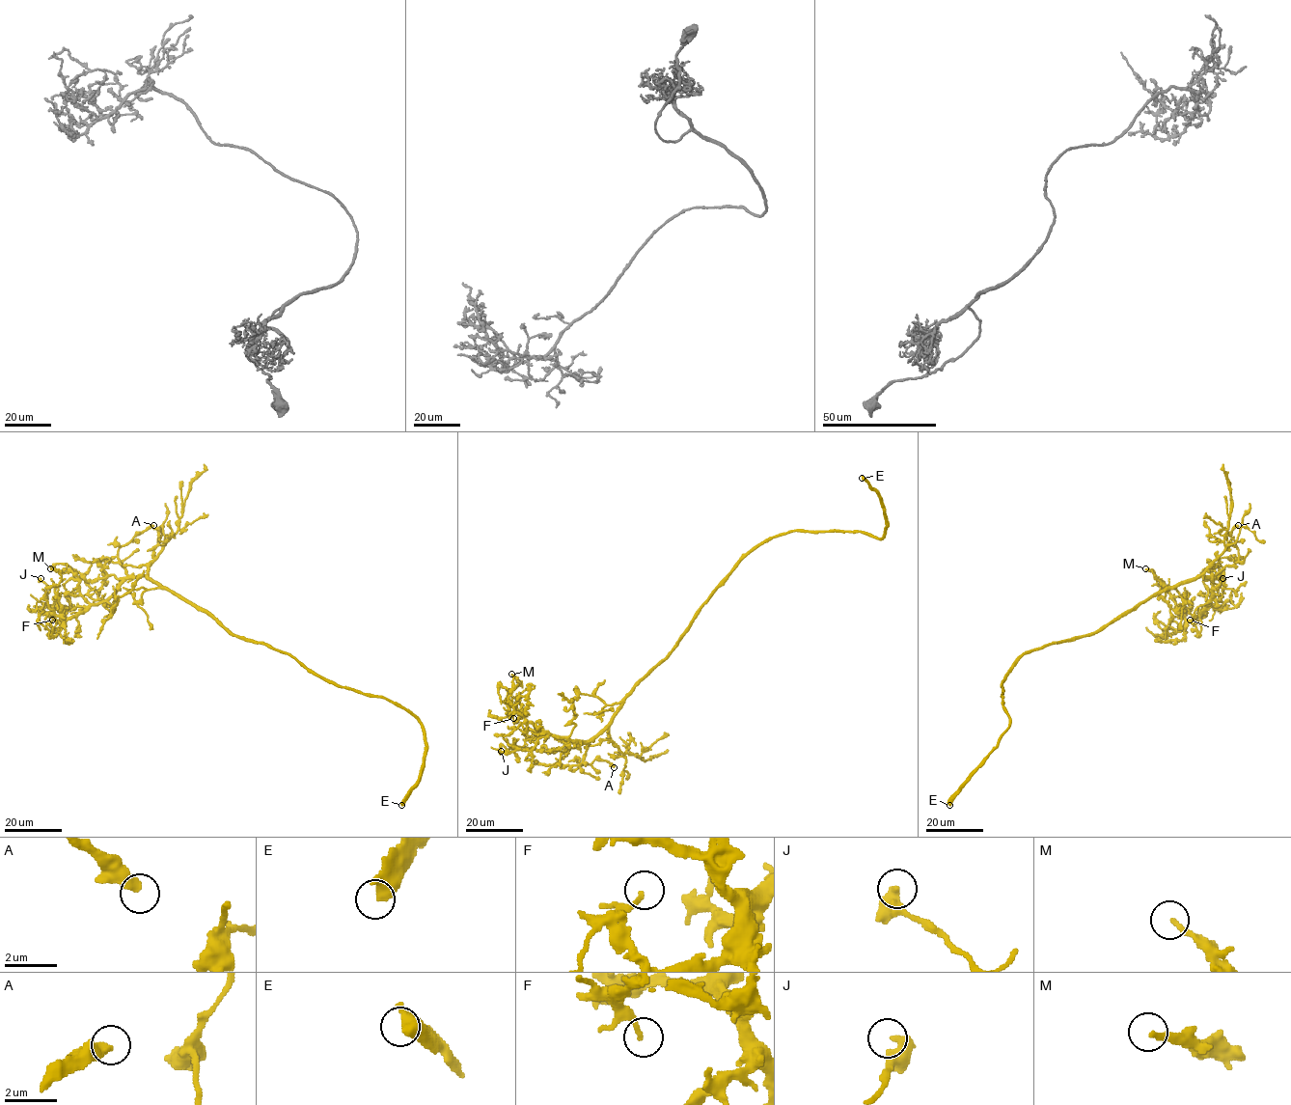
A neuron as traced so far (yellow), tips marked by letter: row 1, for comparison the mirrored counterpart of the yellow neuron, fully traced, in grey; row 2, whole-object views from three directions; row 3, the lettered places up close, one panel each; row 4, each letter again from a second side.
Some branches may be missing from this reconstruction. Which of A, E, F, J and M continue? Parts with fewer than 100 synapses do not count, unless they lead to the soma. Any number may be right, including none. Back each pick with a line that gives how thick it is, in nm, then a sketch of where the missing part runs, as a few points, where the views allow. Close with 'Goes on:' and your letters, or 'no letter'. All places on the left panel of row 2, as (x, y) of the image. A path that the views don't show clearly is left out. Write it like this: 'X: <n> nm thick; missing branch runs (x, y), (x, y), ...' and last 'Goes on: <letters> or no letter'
E: 550 nm thick
Goes on: E

